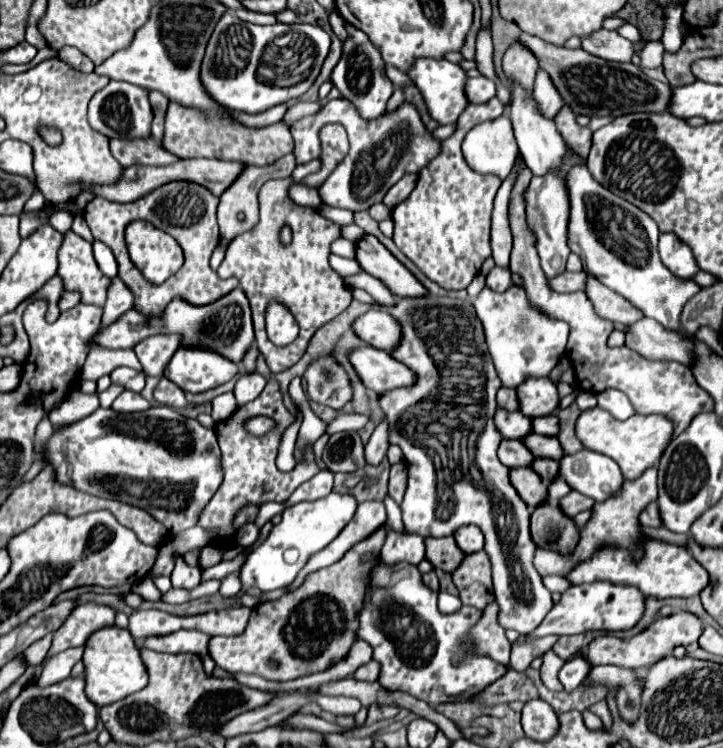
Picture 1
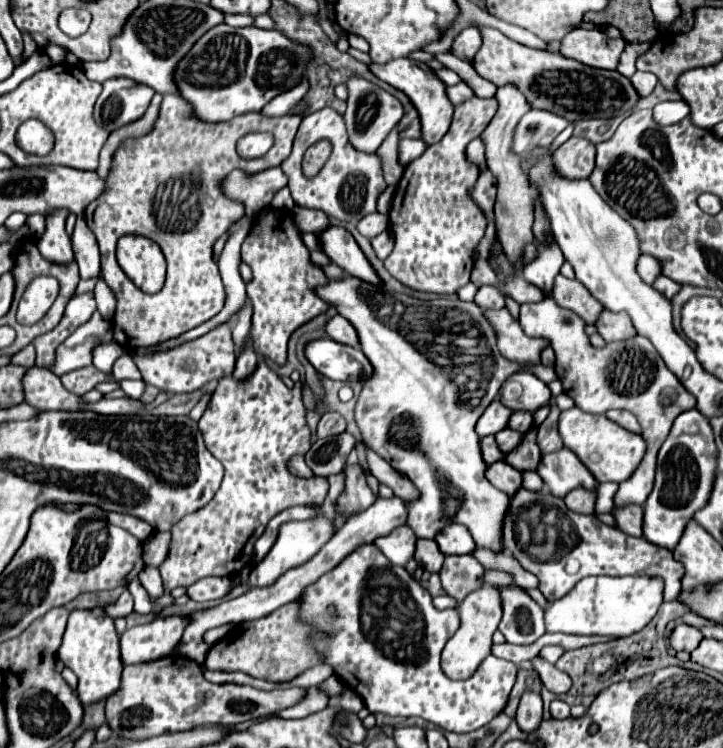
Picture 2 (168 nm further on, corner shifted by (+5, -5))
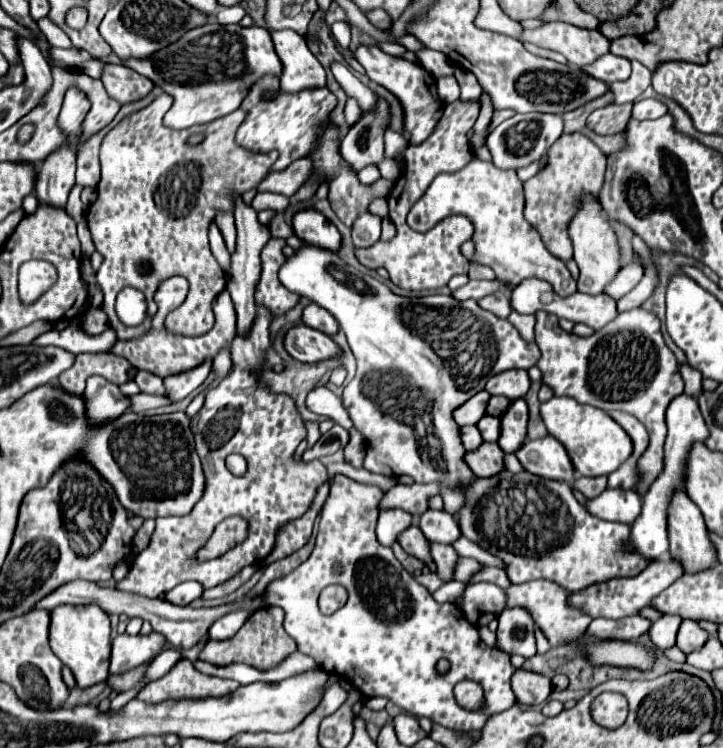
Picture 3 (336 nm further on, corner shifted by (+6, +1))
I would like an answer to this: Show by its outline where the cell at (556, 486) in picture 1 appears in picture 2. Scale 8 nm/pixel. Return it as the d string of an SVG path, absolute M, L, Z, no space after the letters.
M522 471L522 487L530 489L530 491L542 491L544 483L534 471Z

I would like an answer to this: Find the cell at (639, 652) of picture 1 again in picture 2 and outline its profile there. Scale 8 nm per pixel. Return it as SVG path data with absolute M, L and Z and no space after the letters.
M678 623L668 641L676 651L688 651L690 653L700 645L702 639L704 639L704 635L700 633L700 629L684 625L684 623Z

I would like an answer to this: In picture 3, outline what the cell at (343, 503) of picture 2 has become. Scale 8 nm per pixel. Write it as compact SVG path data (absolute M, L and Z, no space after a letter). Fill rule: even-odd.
M335 475L331 479L331 491L327 497L329 501L325 501L321 511L319 535L311 557L289 575L269 583L267 605L277 605L285 611L285 631L295 639L301 653L313 657L323 671L343 677L365 699L385 697L403 711L415 717L429 717L433 723L439 723L447 729L479 731L491 715L513 707L515 697L511 689L511 677L517 669L511 665L509 655L499 649L485 647L477 627L467 623L463 611L455 603L437 603L431 593L405 571L405 567L395 559L393 551L377 541L375 523L381 495L383 491L379 487L357 483L345 475ZM333 583L343 585L349 593L349 599L333 615L323 615L319 611L317 599L323 587ZM439 659L447 659L451 663L451 671L439 673ZM463 679L475 681L483 687L485 701L481 709L467 711L455 701L453 687Z

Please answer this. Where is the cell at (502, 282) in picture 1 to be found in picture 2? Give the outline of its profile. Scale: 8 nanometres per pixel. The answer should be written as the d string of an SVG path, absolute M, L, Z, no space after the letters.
M490 285L480 287L474 301L476 301L476 305L480 305L482 309L502 309L502 307L506 307L506 305L504 305L504 297L500 295L500 291L498 291L496 287L490 287Z

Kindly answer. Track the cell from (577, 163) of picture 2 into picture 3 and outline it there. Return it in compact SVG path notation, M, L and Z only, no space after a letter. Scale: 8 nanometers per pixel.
M563 133L547 151L547 163L539 169L535 177L523 183L525 193L525 219L539 231L543 245L549 253L561 261L573 257L573 245L565 233L569 219L573 217L573 207L583 193L597 197L605 173L605 155L601 149L583 133Z

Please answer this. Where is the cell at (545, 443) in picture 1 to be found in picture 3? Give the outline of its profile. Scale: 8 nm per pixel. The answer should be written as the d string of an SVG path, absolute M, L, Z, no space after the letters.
M485 415L485 417L481 419L481 423L477 423L477 427L479 427L483 439L489 441L489 443L495 443L495 441L499 439L499 435L501 435L501 421L499 421L497 417Z

